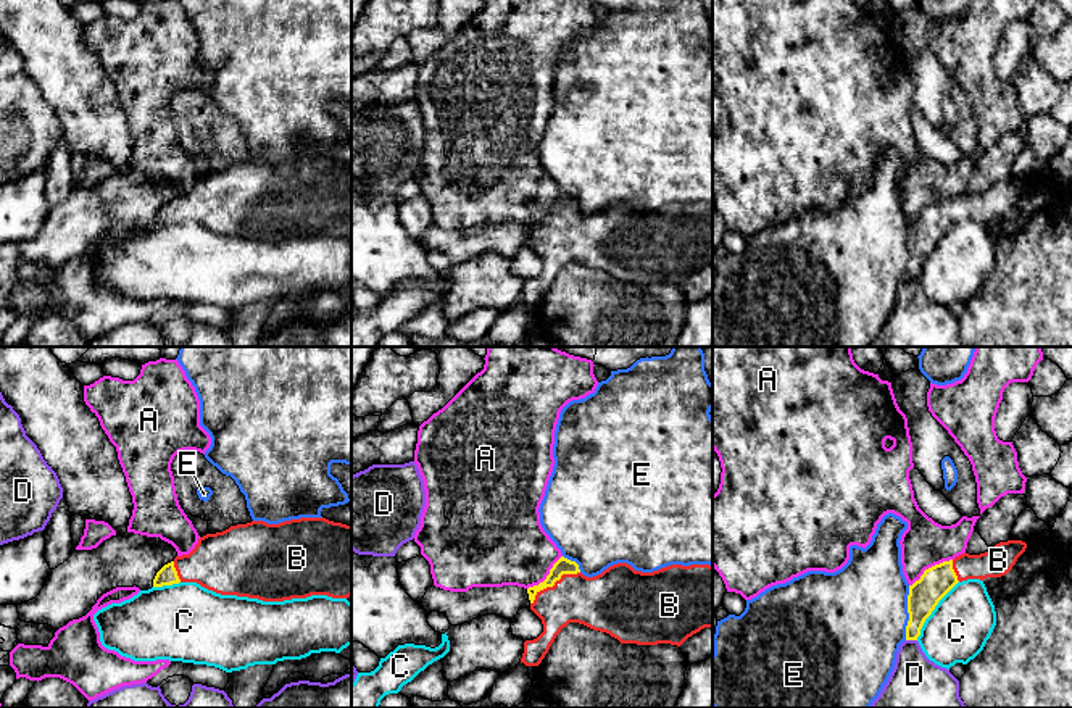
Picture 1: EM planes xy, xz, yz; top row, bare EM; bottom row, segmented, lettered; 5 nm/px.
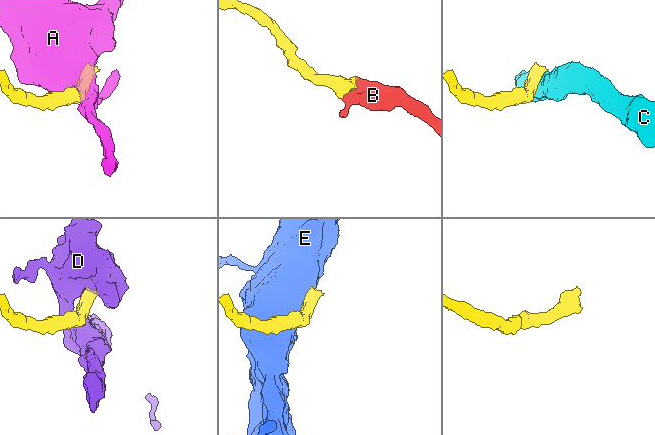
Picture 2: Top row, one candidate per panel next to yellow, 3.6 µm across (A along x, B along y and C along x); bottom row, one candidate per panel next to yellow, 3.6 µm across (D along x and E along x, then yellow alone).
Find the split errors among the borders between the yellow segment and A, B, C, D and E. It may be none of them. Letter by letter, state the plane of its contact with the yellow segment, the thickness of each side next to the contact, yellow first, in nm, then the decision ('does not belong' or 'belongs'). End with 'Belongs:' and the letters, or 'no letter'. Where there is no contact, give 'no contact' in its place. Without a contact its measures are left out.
A: yz | 160/240 nm | does not belong
B: xz | 80/260 nm | belongs
C: yz | 160/320 nm | does not belong
D: yz | 160/300 nm | does not belong
E: yz | 160/500 nm | does not belong
Belongs: B

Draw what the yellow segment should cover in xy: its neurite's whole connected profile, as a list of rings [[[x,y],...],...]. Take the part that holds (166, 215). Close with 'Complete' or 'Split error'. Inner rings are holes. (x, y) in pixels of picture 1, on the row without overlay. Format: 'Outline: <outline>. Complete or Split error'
Outline: [[[300,156],[279,163],[251,160],[206,173],[189,194],[176,195],[153,218],[153,226],[197,221],[221,234],[284,240],[327,234],[351,234],[351,165],[326,156]]]. Split error

